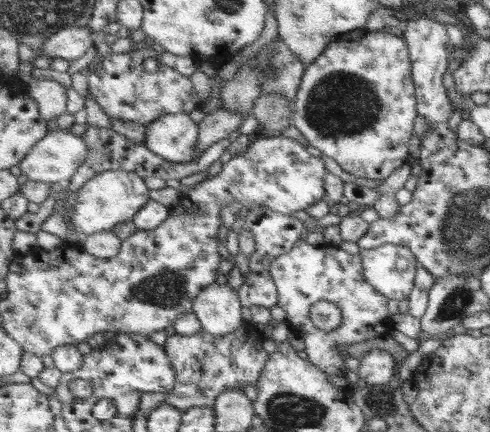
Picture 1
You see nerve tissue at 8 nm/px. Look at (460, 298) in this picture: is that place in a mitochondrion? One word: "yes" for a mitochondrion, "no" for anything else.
yes

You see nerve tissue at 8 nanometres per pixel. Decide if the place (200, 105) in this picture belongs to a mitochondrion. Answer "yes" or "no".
no

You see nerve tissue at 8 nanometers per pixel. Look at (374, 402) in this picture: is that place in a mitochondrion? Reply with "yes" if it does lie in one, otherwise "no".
no

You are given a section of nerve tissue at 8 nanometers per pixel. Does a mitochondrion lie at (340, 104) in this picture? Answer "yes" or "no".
yes

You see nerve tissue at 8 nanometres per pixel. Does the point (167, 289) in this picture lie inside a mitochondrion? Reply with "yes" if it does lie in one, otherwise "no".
yes

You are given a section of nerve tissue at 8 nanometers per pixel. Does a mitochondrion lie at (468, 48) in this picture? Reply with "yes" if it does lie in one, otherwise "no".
no

